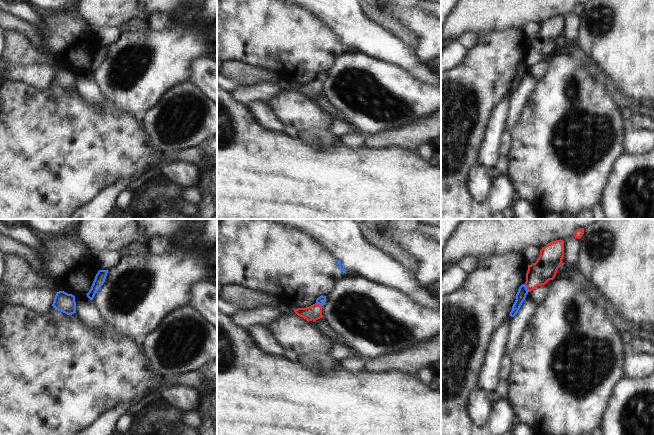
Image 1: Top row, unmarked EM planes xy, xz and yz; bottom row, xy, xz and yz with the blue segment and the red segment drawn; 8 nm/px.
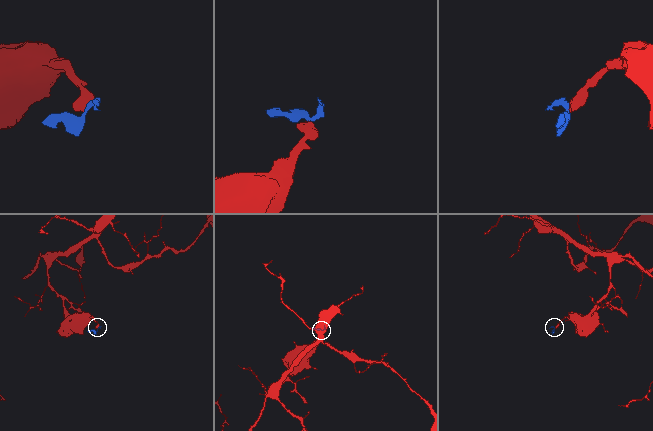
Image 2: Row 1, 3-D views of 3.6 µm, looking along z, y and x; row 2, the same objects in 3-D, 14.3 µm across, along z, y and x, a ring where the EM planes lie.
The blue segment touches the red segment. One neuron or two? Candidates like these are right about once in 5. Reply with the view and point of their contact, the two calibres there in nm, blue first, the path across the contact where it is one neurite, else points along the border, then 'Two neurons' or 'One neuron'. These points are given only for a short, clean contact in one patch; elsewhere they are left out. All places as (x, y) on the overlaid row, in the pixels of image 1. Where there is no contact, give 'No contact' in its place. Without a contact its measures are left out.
Touches blue at yz (526, 288). Thickness 80 nm (blue) against 190 nm. Boundary: yz (524, 284), (528, 291). Two neurons

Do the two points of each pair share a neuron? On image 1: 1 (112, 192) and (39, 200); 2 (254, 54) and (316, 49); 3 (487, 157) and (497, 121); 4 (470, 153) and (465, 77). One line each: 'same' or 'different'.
1: different
2: same
3: same
4: same

